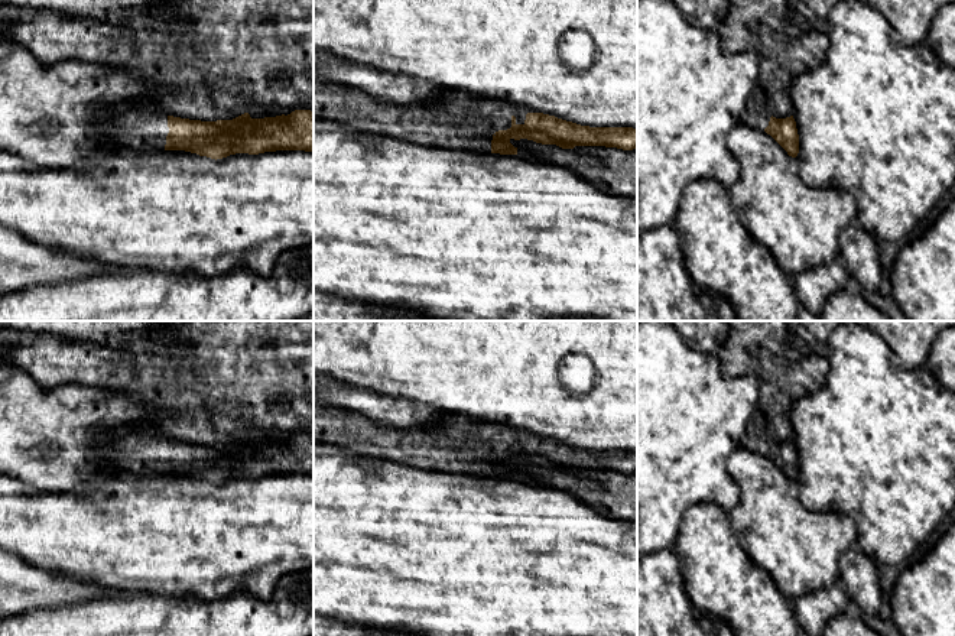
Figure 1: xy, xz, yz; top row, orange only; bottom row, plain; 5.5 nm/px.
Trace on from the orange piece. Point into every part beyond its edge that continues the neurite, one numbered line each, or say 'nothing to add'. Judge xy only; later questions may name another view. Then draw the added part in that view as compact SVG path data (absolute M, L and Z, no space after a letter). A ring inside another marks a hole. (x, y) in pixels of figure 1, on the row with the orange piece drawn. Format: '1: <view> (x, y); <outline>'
1: xy (139, 129); M129 106L103 111L98 126L105 143L136 152L165 150L169 133L166 114Z

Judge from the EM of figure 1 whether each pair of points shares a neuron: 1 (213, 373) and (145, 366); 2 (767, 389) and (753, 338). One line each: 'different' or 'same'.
1: same
2: same

